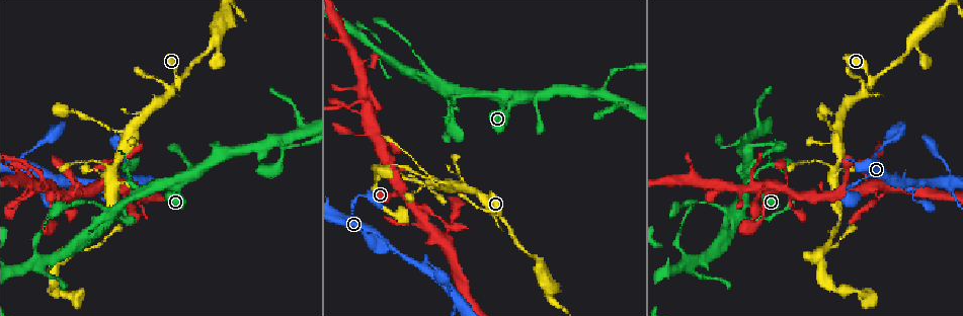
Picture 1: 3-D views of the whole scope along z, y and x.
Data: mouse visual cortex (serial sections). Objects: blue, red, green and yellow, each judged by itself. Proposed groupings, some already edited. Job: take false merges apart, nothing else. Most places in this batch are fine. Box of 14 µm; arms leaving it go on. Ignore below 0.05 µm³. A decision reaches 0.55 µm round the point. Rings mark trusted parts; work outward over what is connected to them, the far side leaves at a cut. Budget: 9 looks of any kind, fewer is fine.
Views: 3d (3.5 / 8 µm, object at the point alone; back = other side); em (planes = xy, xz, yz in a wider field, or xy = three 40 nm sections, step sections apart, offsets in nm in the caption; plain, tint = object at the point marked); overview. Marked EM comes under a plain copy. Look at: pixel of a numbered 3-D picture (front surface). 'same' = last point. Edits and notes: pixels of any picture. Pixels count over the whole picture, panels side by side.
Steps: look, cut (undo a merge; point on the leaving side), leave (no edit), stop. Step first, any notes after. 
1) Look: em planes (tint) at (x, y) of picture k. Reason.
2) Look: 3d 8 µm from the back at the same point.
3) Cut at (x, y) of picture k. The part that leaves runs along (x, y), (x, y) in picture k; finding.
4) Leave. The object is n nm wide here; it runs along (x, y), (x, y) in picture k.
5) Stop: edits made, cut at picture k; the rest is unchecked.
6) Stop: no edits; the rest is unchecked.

Look: 3d 3.5 µm at (126, 200) of picture 1. Branch point.

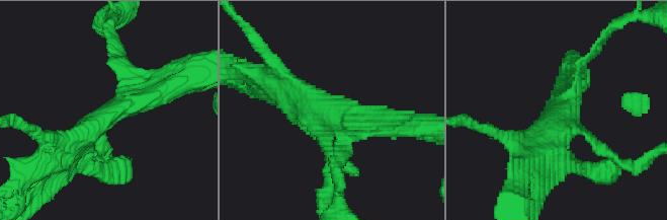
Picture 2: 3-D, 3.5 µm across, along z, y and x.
Look: em planes (tint) at (332, 115) of picture 2. 3 arms meet here; the arms are 150, 400, 400 nm wide; shape alone is not enough.

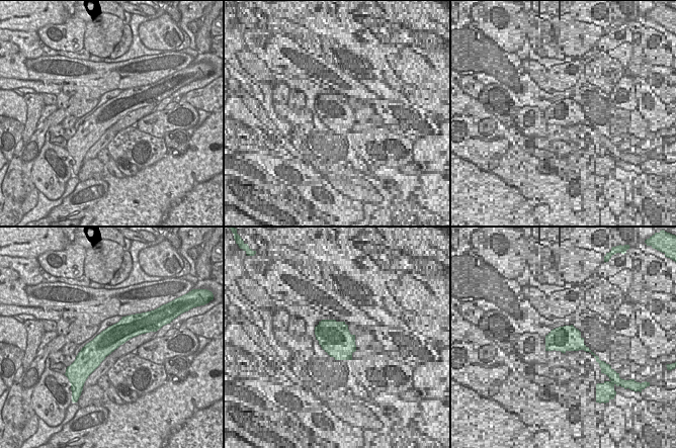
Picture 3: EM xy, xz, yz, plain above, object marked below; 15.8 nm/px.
Leave. It runs along (164, 88), (117, 106), (56, 159) in picture 2; continuous, no second cell.

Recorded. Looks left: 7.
Look: 3d 3.5 µm from the back at (179, 76) of picture 1.

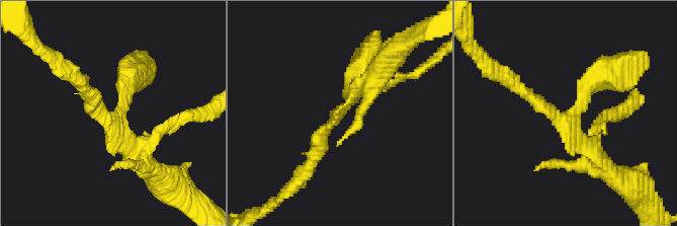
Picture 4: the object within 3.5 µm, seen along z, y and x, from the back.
Look: em xy step 2 (tint) at (115, 118) of picture 4. 3 arms meet here; the arms are 200, 200, 350 nm wide; now the EM.

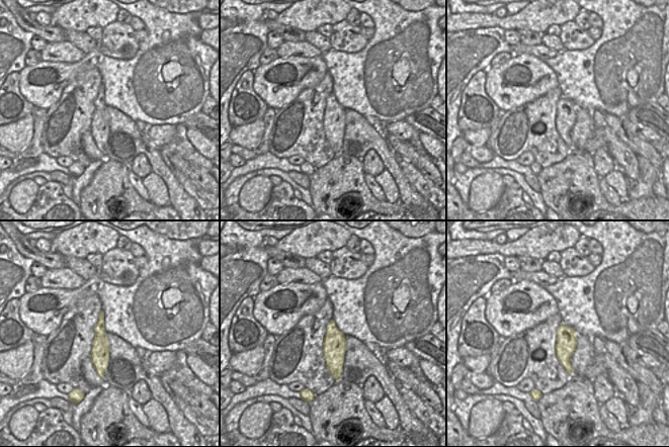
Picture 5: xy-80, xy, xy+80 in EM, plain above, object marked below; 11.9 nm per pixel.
Leave. One cell here.

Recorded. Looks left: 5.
Look: 3d 3.5 µm at (423, 267) of picture 1. Three-way junction.

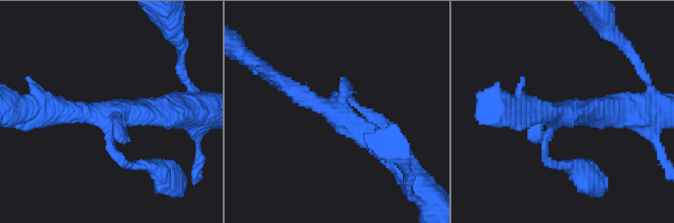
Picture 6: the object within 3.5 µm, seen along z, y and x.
Look: em xy step 3 (tint) at (332, 111) of picture 6.

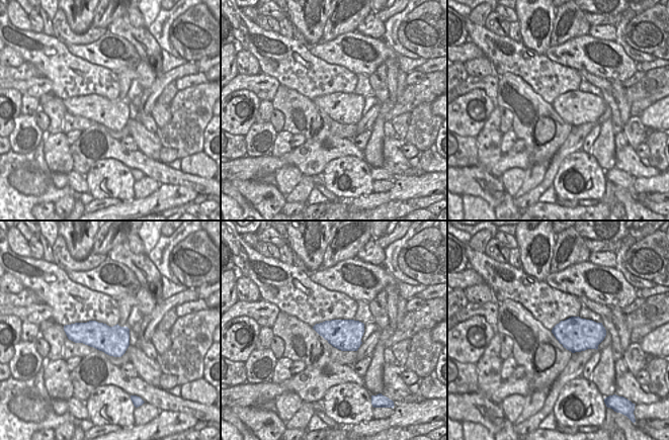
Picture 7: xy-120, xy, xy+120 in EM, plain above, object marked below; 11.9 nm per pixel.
Leave. It runs along (273, 76), (342, 118), (392, 154) in picture 6; one cell here.

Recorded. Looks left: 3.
Look: 3d 3.5 µm at (453, 185) of picture 1. Two arms in line, one across.

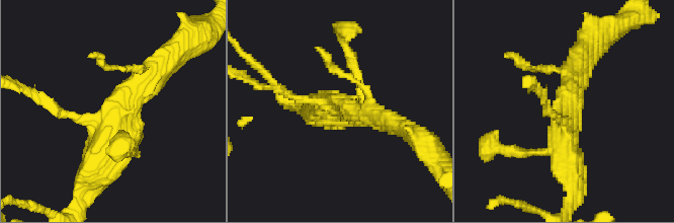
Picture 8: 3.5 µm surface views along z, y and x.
Look: em xy step 2 (tint) at (563, 121) of picture 8. Now the EM.

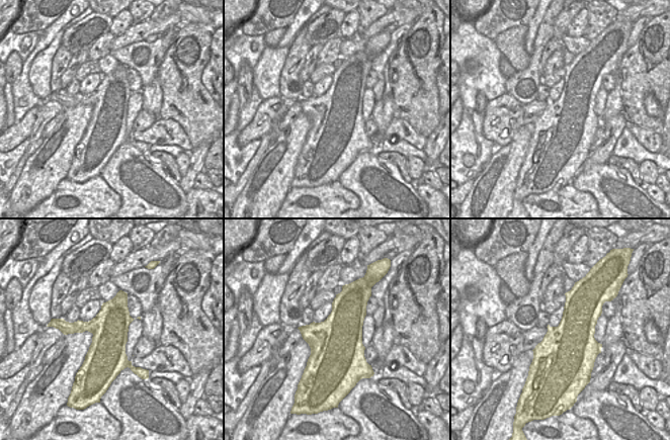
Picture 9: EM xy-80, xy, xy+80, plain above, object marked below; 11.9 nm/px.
Leave. It runs along (161, 67), (127, 100), (89, 178) in picture 8; all the same cell.

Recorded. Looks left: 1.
Stop: no edits; the rest is unchecked.

